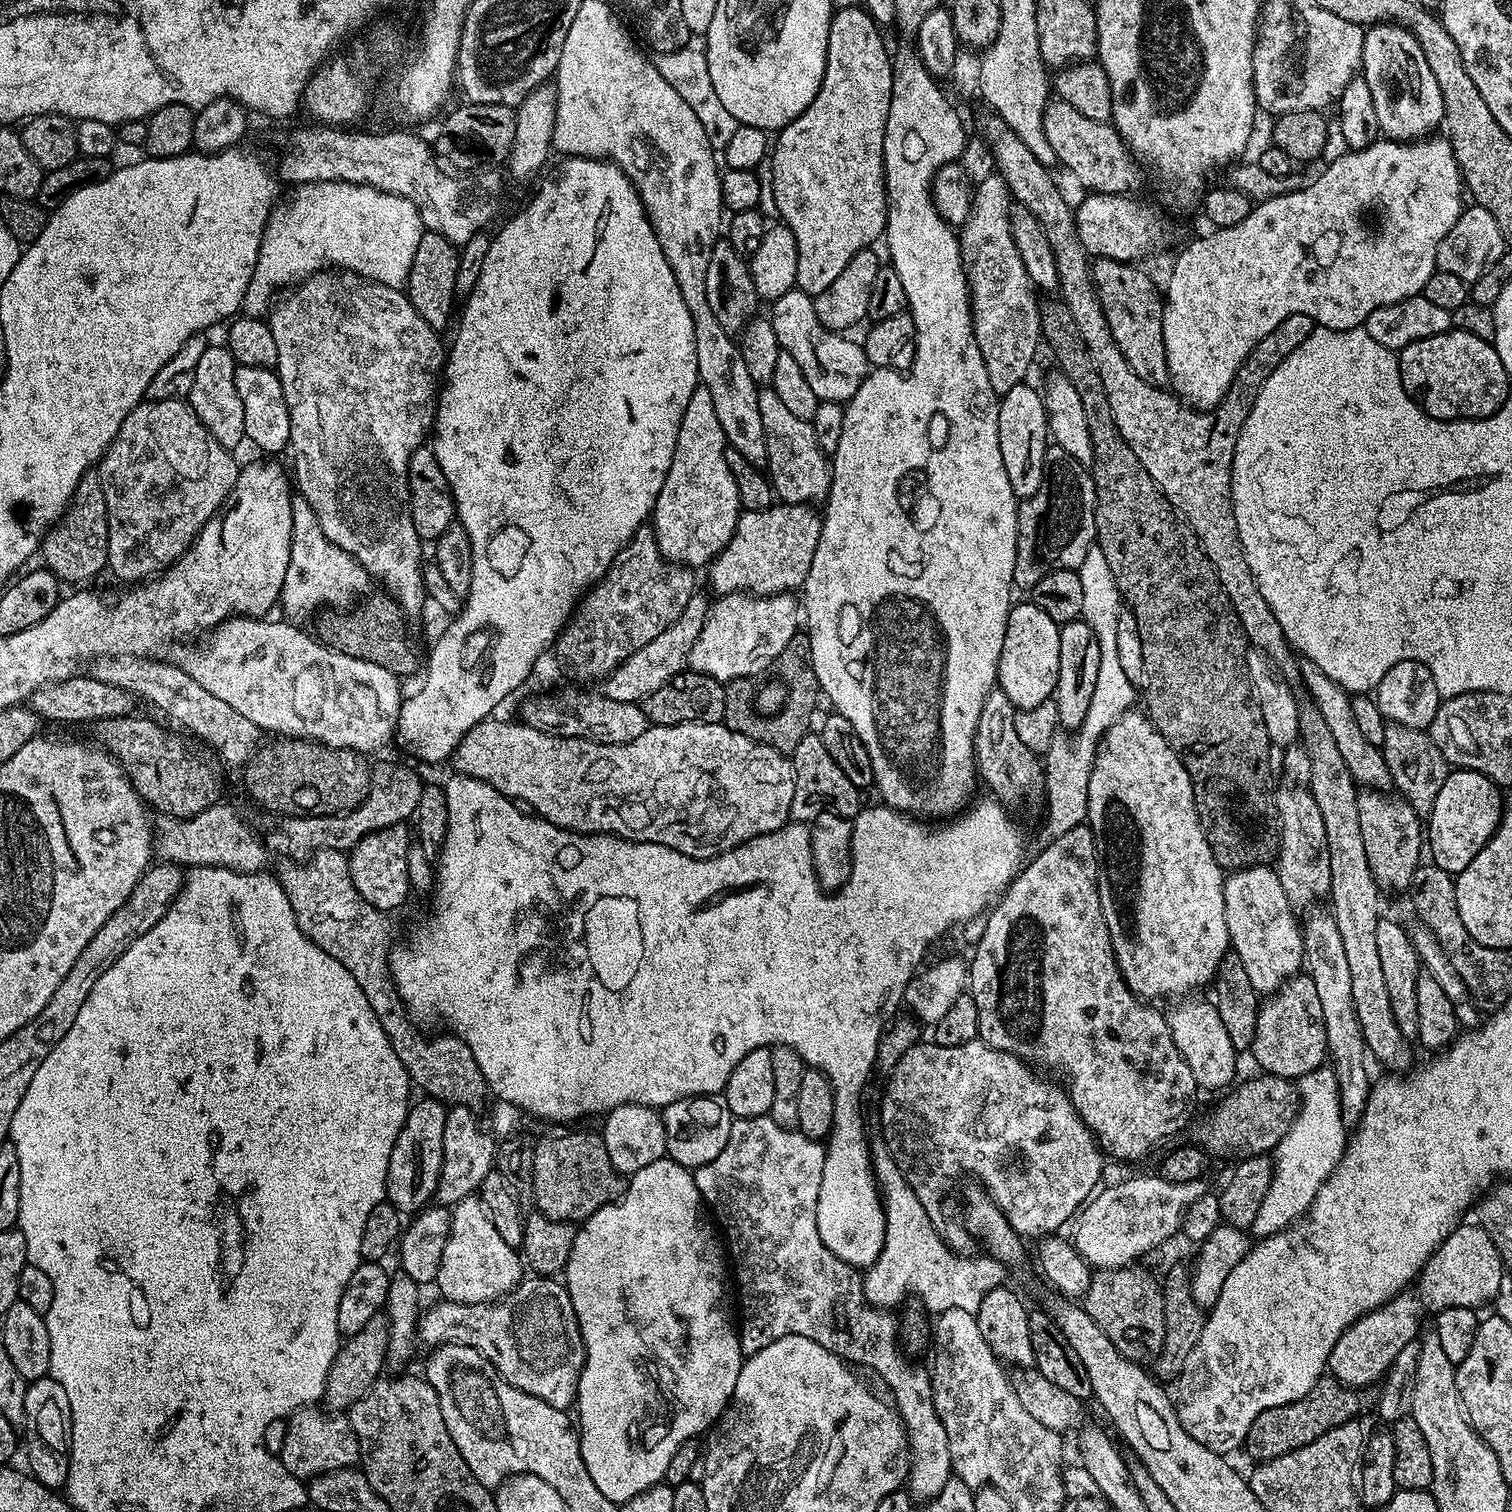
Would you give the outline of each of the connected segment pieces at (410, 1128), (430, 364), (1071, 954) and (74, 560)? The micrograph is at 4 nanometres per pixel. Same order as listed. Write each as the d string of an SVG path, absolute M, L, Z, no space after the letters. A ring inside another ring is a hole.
M420 1098L408 1109L408 1117L390 1150L390 1166L386 1170L387 1203L392 1204L401 1214L415 1214L435 1197L438 1178L442 1170L442 1133L446 1130L446 1114L448 1108L445 1101L431 1098Z
M325 270L316 272L314 275L307 277L295 285L291 290L285 291L271 305L270 315L267 317L270 330L274 334L274 342L278 342L278 362L274 371L278 374L278 378L282 382L282 390L286 394L286 406L290 410L290 453L292 452L292 464L296 467L296 476L294 472L294 484L298 489L299 495L303 496L306 502L310 502L310 510L314 510L314 514L318 518L318 526L322 526L322 534L326 534L326 538L330 538L330 542L334 542L334 546L338 546L346 554L350 554L359 562L359 564L367 570L369 577L381 580L385 584L387 591L391 593L397 604L404 609L409 617L416 616L420 612L420 607L426 604L426 596L424 593L424 576L420 572L422 555L420 556L420 547L422 541L418 530L414 530L414 518L412 517L412 506L410 504L410 490L408 489L408 463L410 462L410 454L414 450L418 450L425 443L426 437L429 435L430 429L433 427L436 418L436 401L438 399L438 381L442 376L442 361L446 356L445 345L440 345L437 329L432 328L426 322L426 318L422 318L422 314L418 314L418 310L414 310L414 306L408 300L407 295L401 289L391 288L385 284L380 284L376 280L368 280L364 276L358 275L356 272L347 270Z
M1087 823L1075 826L1062 838L1057 838L1045 848L1039 849L1035 855L1037 856L1033 860L1031 857L1016 873L1016 879L1005 888L1003 896L997 899L994 907L987 913L988 921L984 924L984 933L976 944L976 953L973 954L972 960L970 959L970 993L978 1008L979 1039L994 1050L1019 1056L1025 1062L1040 1060L1045 1052L1072 1078L1072 1088L1070 1087L1072 1104L1084 1119L1084 1123L1098 1137L1107 1155L1109 1157L1112 1155L1116 1160L1140 1160L1155 1144L1162 1143L1167 1136L1172 1136L1187 1126L1188 1119L1192 1116L1192 1103L1196 1100L1196 1092L1198 1093L1196 1079L1194 1074L1190 1074L1190 1066L1186 1066L1186 1058L1182 1058L1178 1046L1174 1046L1168 1016L1160 1013L1156 1006L1135 996L1122 978L1110 942L1110 930L1106 926L1106 918L1100 905L1102 884L1098 879L1098 873L1101 871L1101 866L1096 851L1096 839L1092 836L1091 828Z
M89 470L82 474L64 515L44 534L43 552L43 567L65 585L83 585L80 584L83 580L92 580L100 571L108 568L108 511L99 471Z

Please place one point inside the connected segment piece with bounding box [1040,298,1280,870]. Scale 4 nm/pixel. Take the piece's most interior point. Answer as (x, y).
(1195, 653)

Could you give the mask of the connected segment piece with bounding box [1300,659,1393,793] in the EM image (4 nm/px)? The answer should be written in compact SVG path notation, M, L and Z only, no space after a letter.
M1306 659L1300 660L1300 677L1302 684L1305 684L1310 695L1311 703L1326 718L1326 726L1330 726L1330 734L1334 734L1334 743L1338 745L1338 751L1342 753L1342 759L1346 766L1350 766L1350 774L1356 779L1357 785L1368 790L1387 793L1393 787L1392 775L1384 761L1384 753L1374 742L1369 742L1362 734L1361 728L1357 725L1352 709L1352 696L1334 678L1322 674L1314 662Z

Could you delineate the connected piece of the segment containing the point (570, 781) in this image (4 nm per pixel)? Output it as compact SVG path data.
M489 718L478 722L469 729L467 733L460 739L460 744L457 745L455 751L450 756L450 763L456 767L455 771L462 776L469 776L475 780L481 780L486 782L490 786L494 786L494 790L498 790L502 795L508 797L509 800L514 798L526 799L534 806L534 813L537 816L542 817L543 820L548 820L554 826L559 828L568 828L572 832L582 832L585 834L611 834L614 836L621 836L623 840L637 840L638 842L654 842L655 844L661 844L662 846L670 846L674 850L678 850L682 854L686 854L690 858L702 858L703 860L709 860L712 856L721 856L726 850L731 848L737 848L742 842L750 842L750 838L758 838L762 834L770 834L774 830L781 828L783 824L789 823L792 815L792 803L794 802L794 770L792 769L792 761L783 752L776 752L770 746L762 746L758 742L754 742L749 736L743 736L738 734L734 730L730 730L724 723L718 724L675 724L674 726L662 726L661 724L654 724L649 726L638 738L634 738L634 742L626 742L625 744L599 744L593 740L583 740L580 736L555 736L549 732L543 732L537 728L531 728L529 724L523 722L515 722L511 724L508 720L496 720L497 718Z

